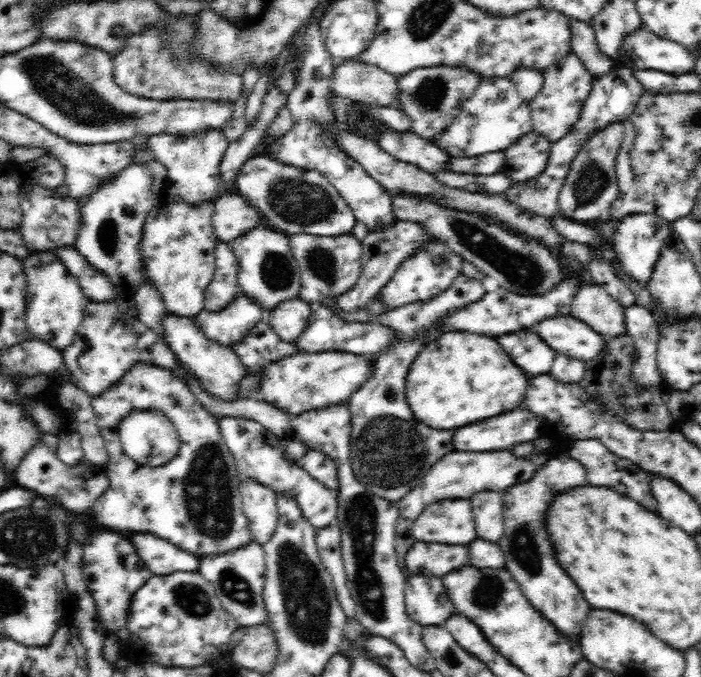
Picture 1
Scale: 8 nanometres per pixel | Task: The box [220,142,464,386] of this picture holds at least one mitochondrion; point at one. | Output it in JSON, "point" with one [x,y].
{"point":[300,200]}

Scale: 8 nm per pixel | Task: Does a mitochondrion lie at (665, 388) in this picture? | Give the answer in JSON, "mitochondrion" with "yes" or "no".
{"mitochondrion":"no"}

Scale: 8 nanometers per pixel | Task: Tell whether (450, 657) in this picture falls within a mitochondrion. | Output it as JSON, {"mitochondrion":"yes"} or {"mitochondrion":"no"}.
{"mitochondrion":"yes"}

